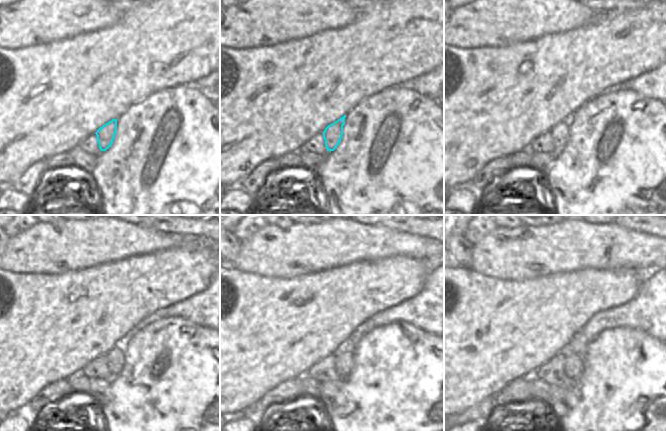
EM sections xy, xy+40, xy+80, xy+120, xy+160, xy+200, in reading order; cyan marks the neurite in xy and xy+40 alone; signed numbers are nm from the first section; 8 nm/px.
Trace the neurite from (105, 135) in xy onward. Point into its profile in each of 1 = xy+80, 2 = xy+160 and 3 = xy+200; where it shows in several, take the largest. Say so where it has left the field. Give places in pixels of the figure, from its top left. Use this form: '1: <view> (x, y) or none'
1: xy+80 (560, 133)
2: xy+160 (344, 356)
3: xy+200 (573, 362)

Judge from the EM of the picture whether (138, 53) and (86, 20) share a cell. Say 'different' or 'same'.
different

